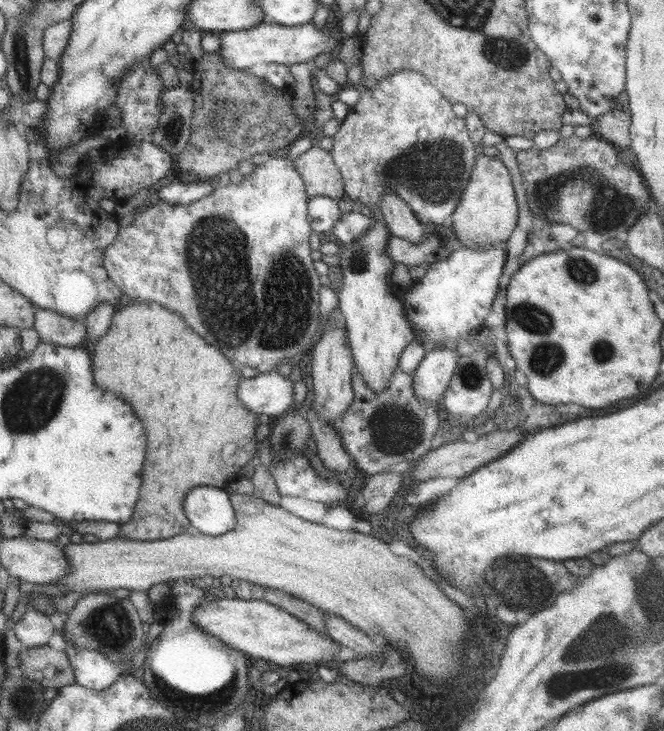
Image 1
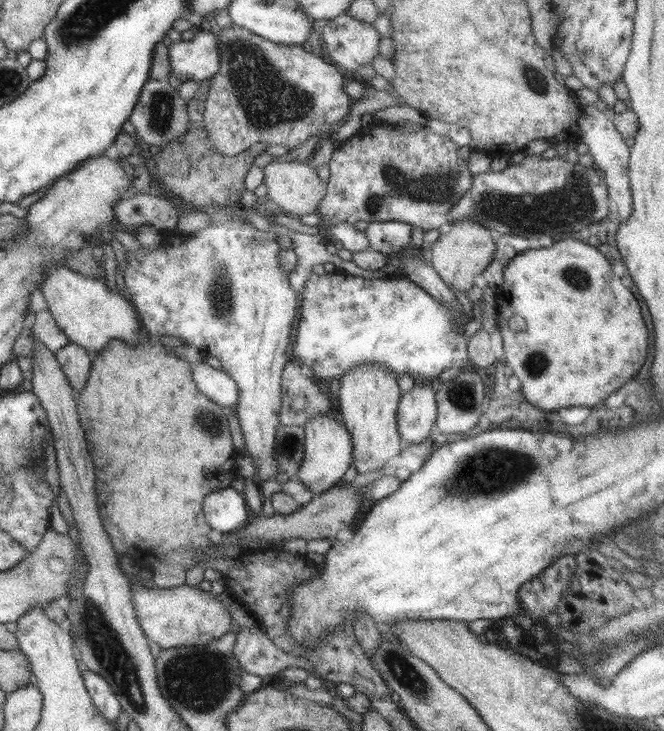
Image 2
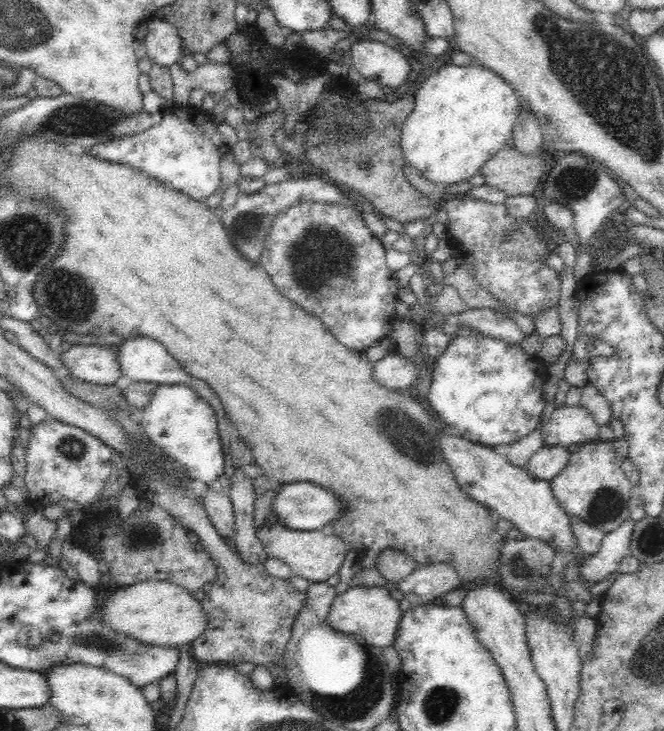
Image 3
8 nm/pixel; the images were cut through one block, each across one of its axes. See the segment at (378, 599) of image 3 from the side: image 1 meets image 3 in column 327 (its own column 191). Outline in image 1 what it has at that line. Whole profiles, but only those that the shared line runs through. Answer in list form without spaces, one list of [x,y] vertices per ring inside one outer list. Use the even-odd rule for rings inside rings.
[[[228,594],[223,599],[208,597],[192,613],[190,622],[221,643],[253,658],[295,668],[302,664],[339,661],[339,644],[312,630],[305,622],[267,602],[241,600]]]

